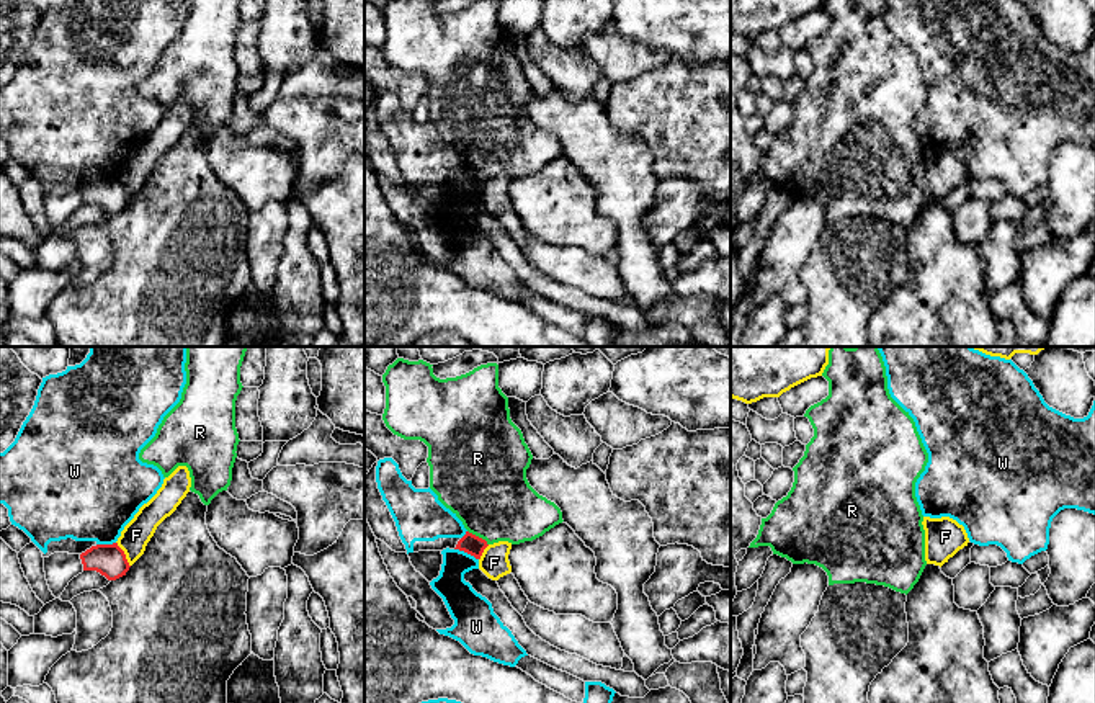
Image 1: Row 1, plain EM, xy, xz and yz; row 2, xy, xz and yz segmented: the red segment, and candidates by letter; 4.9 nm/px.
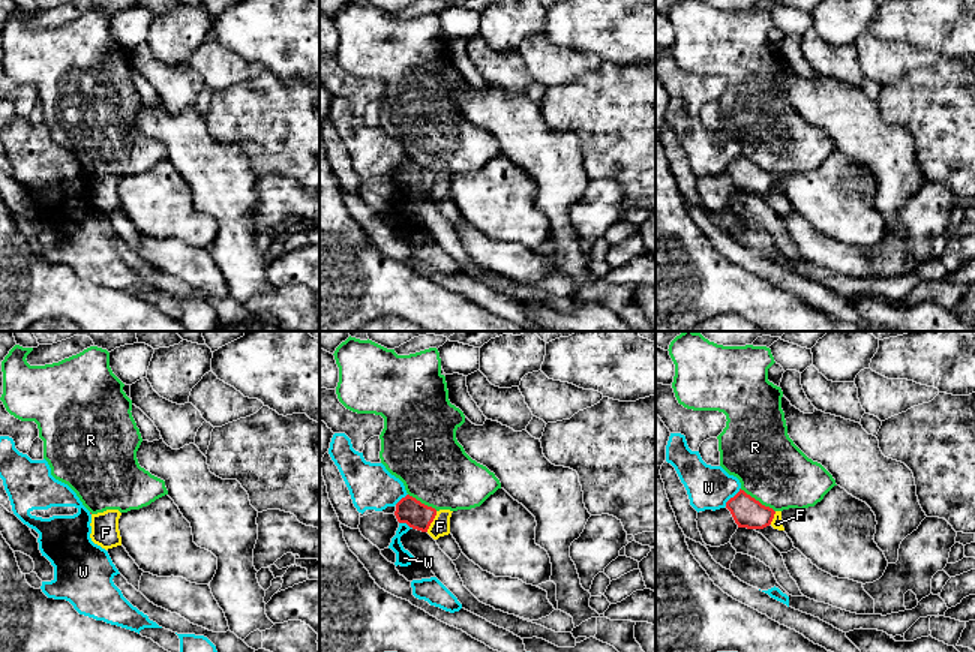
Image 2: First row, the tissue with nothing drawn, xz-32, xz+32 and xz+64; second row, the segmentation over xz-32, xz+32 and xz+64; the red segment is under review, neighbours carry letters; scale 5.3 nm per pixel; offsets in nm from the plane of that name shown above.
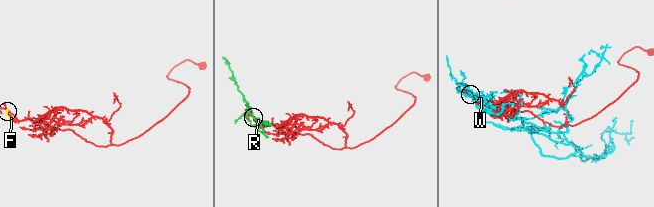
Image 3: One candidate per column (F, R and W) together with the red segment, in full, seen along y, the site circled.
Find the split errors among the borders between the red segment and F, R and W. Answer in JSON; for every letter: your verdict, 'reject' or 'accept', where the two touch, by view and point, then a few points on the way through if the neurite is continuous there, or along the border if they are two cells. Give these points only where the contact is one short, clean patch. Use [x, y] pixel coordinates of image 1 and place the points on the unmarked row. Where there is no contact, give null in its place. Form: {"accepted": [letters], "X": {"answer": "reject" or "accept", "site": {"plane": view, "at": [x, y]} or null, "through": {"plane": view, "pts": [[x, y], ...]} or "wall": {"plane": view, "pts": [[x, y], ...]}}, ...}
{"accepted": [], "F": {"answer": "reject", "site": {"plane": "xy", "at": [125, 188]}, "wall": {"plane": "xy", "pts": [[116, 175], [129, 200]]}}, "R": {"answer": "reject", "site": {"plane": "xz", "at": [478, 170]}}, "W": {"answer": "reject", "site": {"plane": "xz", "at": [466, 185]}}}

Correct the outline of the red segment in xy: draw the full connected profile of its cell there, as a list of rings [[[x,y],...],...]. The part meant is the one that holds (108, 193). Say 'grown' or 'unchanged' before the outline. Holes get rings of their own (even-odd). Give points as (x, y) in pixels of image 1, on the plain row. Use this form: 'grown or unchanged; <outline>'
unchanged; [[[96,178],[80,188],[83,204],[96,204],[108,214],[116,214],[129,204],[124,185],[113,178]]]

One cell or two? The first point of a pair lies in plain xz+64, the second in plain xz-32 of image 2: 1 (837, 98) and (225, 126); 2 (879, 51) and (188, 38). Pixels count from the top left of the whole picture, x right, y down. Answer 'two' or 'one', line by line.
1: two
2: two

